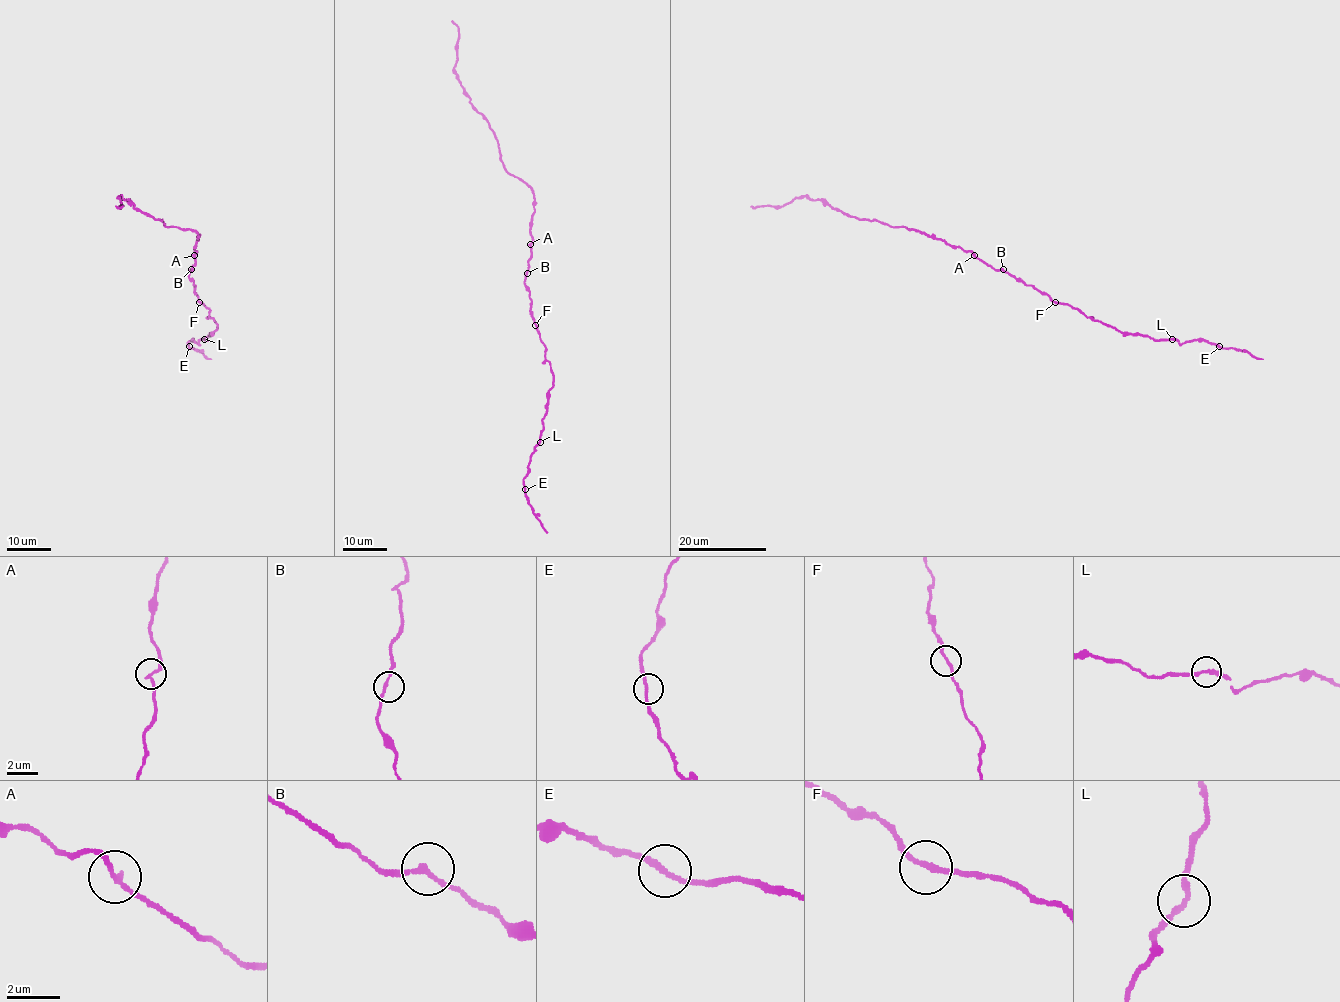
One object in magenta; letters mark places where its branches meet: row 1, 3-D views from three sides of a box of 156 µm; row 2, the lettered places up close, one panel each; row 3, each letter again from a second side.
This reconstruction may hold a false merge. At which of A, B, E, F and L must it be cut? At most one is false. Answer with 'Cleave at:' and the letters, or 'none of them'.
Cleave at: none of them

